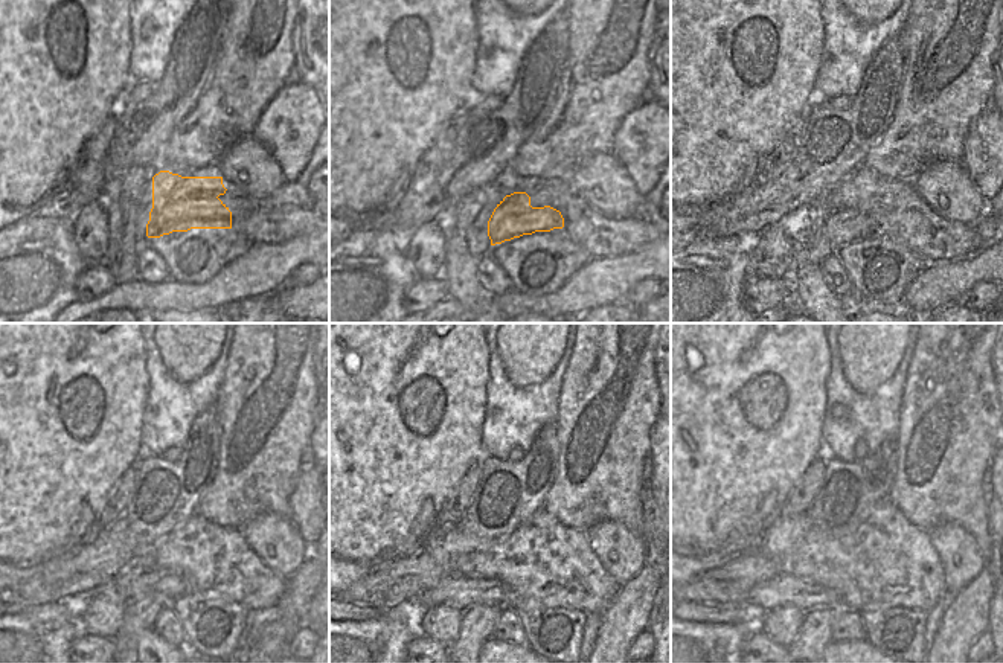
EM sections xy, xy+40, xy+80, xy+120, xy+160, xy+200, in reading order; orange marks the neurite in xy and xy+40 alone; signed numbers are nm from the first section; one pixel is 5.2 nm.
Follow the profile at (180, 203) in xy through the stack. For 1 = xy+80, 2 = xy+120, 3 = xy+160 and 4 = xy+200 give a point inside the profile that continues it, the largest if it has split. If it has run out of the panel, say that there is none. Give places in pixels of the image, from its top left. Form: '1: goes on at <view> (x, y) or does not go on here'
1: goes on at xy+80 (842, 227)
2: goes on at xy+120 (162, 587)
3: goes on at xy+160 (477, 625)
4: goes on at xy+200 (816, 633)

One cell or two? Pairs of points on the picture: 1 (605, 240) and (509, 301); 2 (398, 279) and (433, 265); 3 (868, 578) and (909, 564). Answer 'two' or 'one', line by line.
1: two
2: two
3: one

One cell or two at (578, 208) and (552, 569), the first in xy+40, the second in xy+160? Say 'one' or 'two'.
one

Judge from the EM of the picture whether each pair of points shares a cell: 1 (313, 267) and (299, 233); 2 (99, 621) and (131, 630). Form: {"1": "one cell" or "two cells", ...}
{"1": "two cells", "2": "two cells"}

